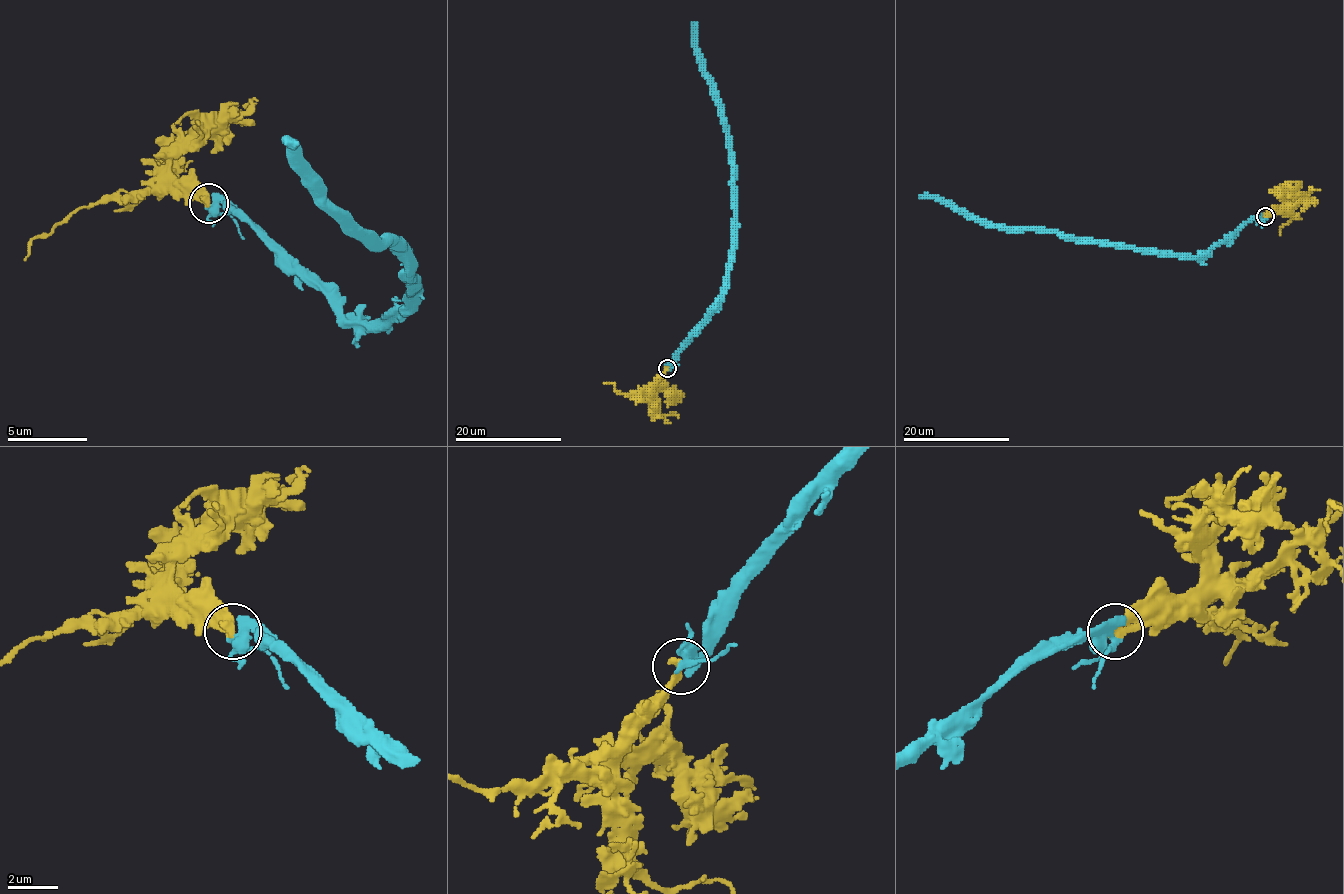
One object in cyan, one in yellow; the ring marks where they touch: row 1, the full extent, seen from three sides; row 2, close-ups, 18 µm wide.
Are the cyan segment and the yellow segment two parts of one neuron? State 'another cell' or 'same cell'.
same cell

